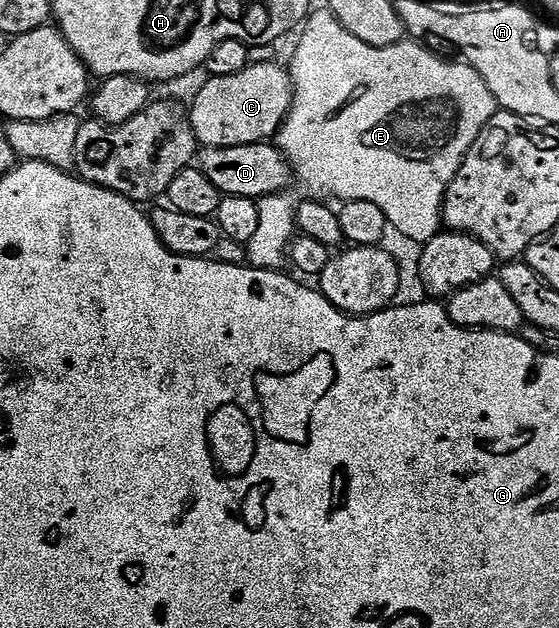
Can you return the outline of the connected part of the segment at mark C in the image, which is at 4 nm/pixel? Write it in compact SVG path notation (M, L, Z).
M250 62L243 73L231 77L209 77L204 80L201 92L193 99L193 107L188 108L189 120L193 132L201 147L234 147L248 143L264 143L272 140L281 129L281 123L287 117L289 106L293 104L293 86L289 72L277 63Z

